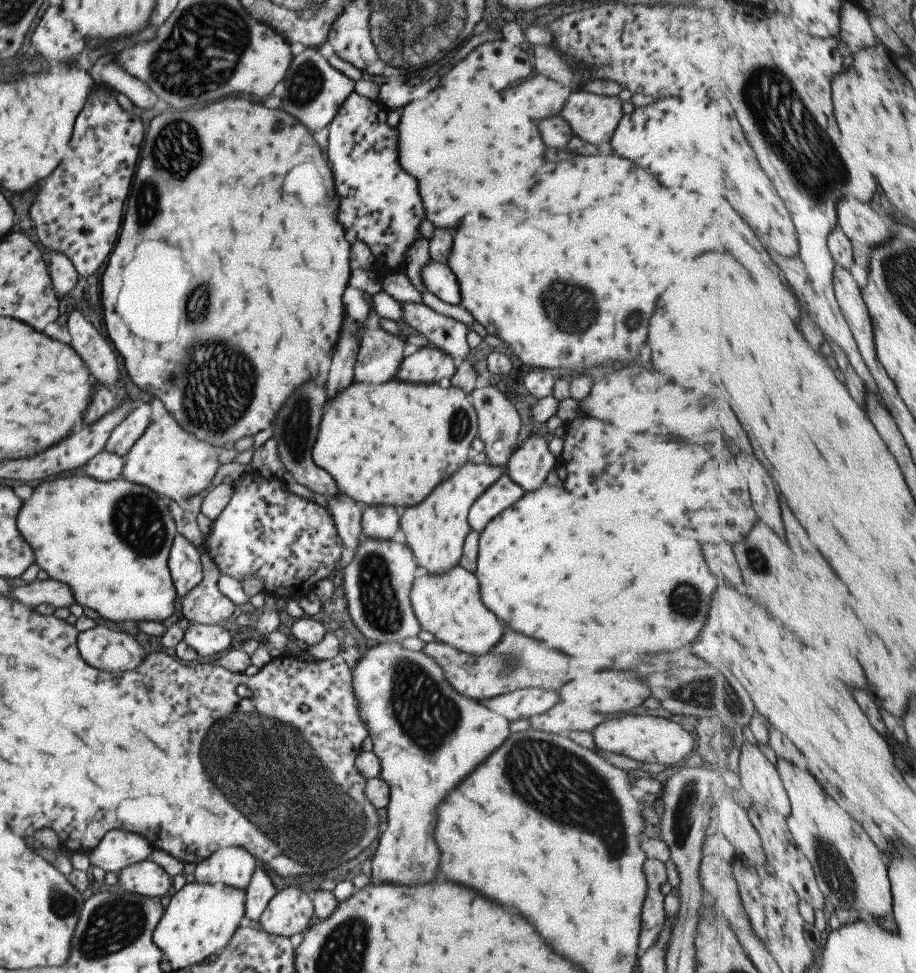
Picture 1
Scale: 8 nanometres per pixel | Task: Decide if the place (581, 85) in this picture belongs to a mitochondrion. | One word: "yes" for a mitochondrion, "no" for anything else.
no

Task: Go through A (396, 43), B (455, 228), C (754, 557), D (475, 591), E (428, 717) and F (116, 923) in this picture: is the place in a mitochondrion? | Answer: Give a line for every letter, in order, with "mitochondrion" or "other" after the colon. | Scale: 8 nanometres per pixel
A: mitochondrion
B: other
C: mitochondrion
D: other
E: mitochondrion
F: mitochondrion

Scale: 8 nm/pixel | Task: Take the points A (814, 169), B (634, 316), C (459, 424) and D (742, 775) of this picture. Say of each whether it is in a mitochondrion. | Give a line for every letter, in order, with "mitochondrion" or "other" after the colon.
A: mitochondrion
B: mitochondrion
C: mitochondrion
D: other

